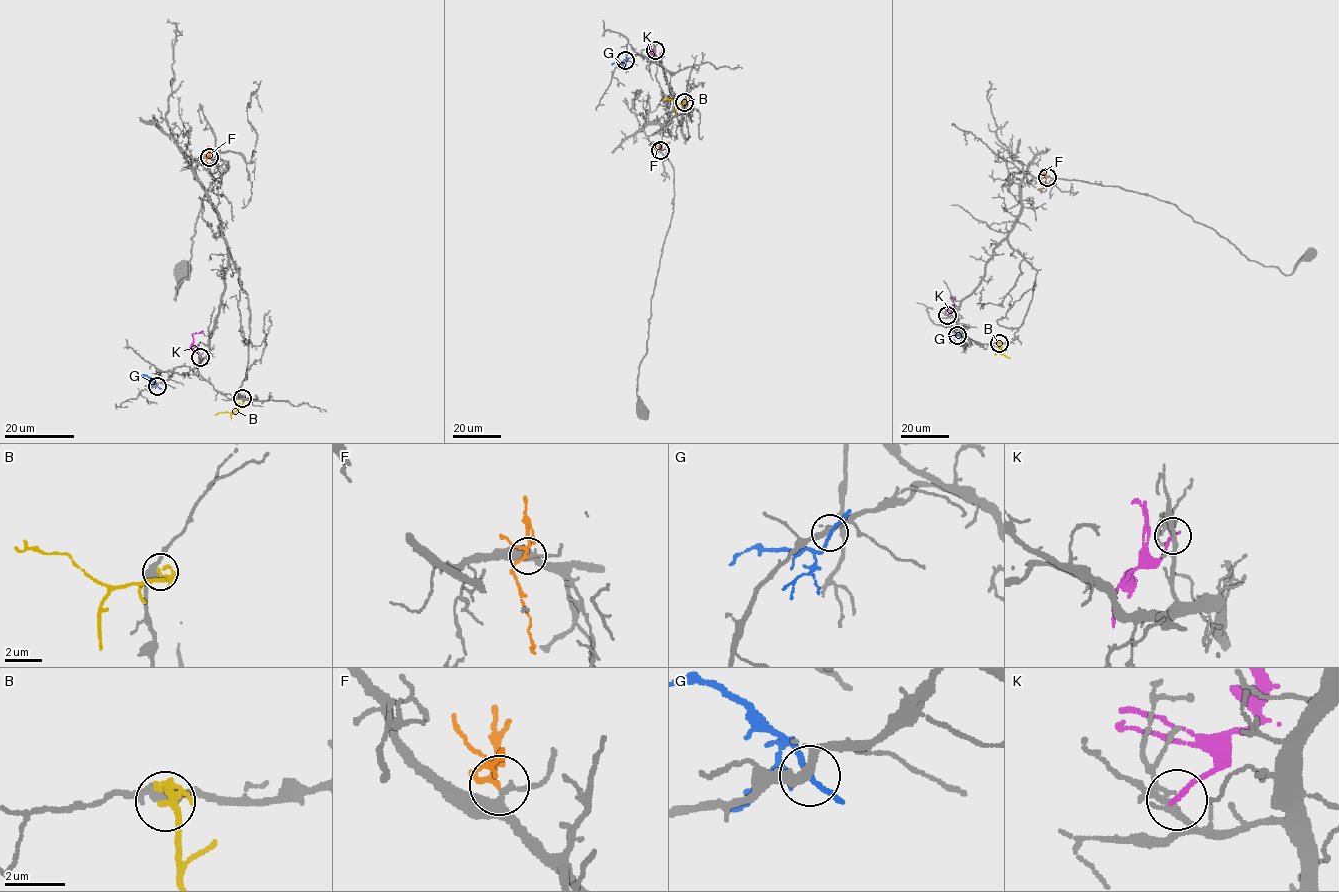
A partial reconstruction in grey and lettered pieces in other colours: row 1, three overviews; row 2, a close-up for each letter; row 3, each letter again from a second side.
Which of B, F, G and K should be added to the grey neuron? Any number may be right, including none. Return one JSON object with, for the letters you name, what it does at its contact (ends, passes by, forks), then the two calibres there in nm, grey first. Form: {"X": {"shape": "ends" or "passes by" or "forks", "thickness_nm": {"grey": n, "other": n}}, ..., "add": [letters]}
{"F": {"shape": "forks", "thickness_nm": {"grey": 280, "other": 110}}, "add": ["F"]}

